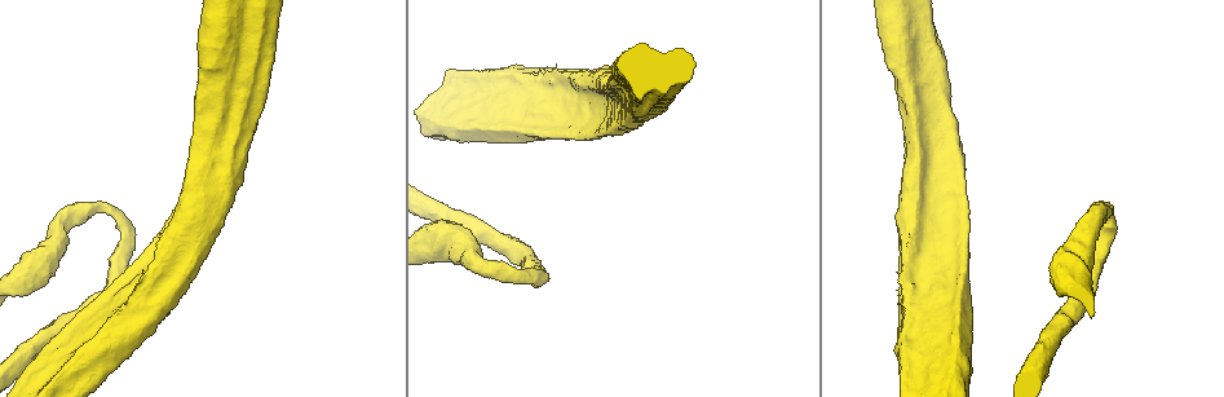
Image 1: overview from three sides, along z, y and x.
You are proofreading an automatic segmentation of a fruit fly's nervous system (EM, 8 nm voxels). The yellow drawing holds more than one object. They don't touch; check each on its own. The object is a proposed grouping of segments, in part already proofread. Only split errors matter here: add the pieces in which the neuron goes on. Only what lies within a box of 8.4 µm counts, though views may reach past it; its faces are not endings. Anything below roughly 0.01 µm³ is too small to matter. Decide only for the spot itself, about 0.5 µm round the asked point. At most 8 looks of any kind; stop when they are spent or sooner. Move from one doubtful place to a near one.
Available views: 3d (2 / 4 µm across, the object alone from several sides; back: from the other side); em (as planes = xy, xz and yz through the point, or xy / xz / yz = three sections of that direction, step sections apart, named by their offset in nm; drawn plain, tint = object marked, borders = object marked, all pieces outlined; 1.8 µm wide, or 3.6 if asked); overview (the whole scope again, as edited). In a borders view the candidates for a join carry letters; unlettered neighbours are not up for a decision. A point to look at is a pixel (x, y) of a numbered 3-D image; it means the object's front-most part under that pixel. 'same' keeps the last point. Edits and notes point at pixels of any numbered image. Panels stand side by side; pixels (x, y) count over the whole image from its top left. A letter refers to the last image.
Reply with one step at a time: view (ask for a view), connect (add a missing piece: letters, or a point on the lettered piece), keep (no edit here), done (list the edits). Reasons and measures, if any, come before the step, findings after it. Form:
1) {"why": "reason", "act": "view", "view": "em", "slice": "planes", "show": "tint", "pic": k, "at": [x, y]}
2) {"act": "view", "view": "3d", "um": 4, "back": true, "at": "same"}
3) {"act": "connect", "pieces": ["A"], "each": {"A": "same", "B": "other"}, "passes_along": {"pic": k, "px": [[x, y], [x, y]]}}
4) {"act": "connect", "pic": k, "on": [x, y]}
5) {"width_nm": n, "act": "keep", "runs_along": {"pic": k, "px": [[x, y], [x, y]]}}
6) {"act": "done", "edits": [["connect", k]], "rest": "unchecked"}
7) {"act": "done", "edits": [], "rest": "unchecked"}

{"act": "view", "view": "em", "um": 3.6, "slice": "xy", "step": 8, "show": "tint", "pic": 1, "at": [249, 14]}

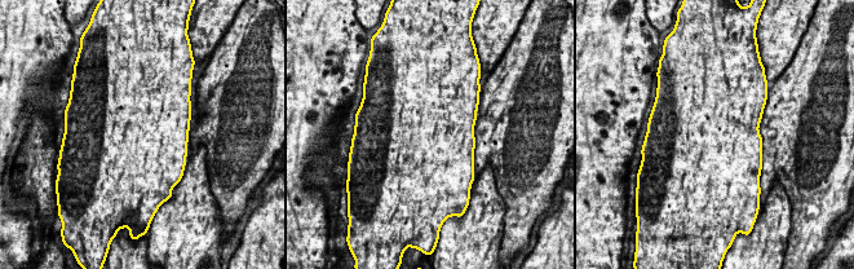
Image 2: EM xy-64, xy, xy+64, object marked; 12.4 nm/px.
{"act": "view", "view": "em", "um": 3.6, "slice": "yz", "step": 4, "show": "borders", "at": "same"}

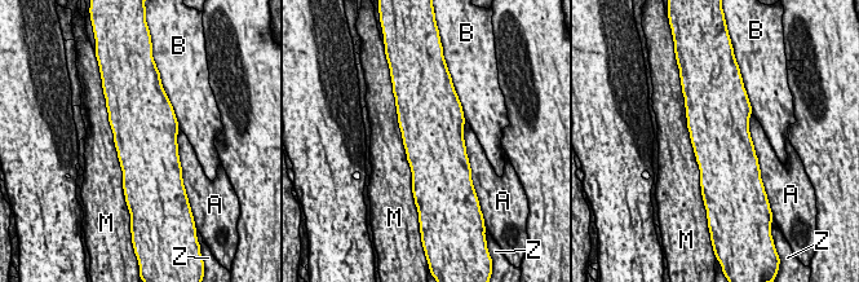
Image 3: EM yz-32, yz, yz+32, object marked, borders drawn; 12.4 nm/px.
{"act": "keep", "each": {"A": "other", "B": "other", "M": "other", "Z": "other"}, "border": {"pic": 3, "px": [[106, 108], [123, 181]]}, "found": "no lettered piece goes on from it"}

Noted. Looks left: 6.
{"why": "an open end", "act": "view", "view": "em", "um": 3.6, "slice": "planes", "show": "tint", "pic": 1, "at": [962, 160]}

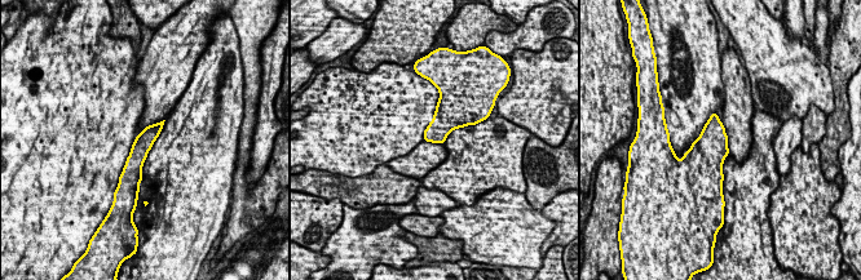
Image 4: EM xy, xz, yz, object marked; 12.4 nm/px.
{"why": "what lies round it", "act": "view", "view": "em", "um": 3.6, "slice": "planes", "show": "borders", "at": "same"}

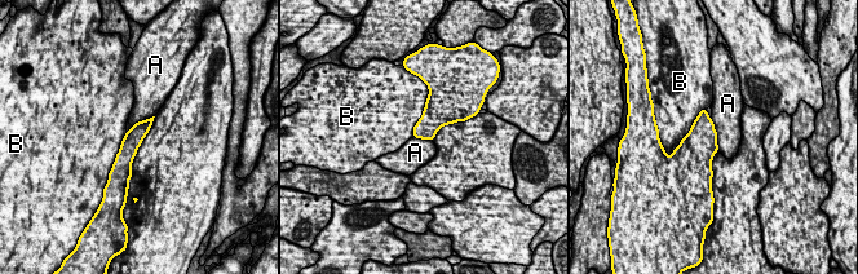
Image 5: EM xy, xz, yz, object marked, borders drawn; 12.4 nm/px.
{"act": "keep", "each": {"A": "other", "B": "other"}, "border": {"pic": 5, "px": [[154, 115], [138, 120], [127, 132]]}, "found": "no lettered piece goes on from it"}

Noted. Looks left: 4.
{"why": "branch stops here", "act": "view", "view": "3d", "um": 4, "pic": 1, "at": [967, 293]}

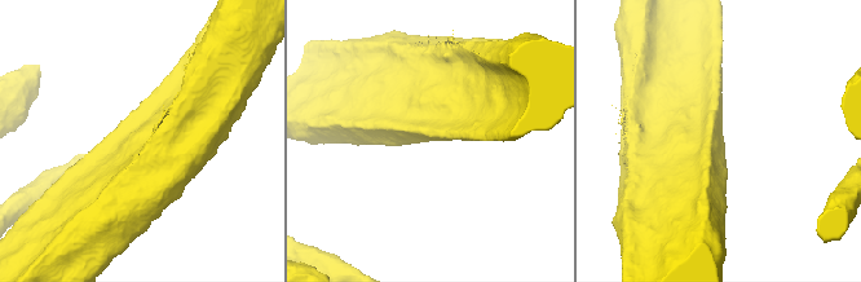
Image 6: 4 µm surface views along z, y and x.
{"act": "view", "view": "em", "um": 3.6, "slice": "planes", "show": "borders", "pic": 6, "at": [431, 139]}

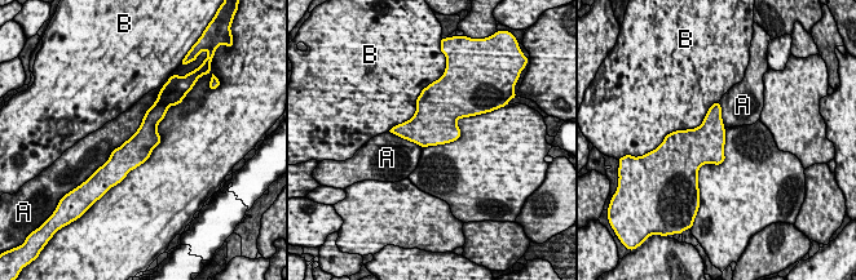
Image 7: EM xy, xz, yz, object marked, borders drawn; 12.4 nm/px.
{"act": "keep", "each": {"A": "other", "B": "other"}, "runs_along": {"pic": 7, "px": [[162, 111], [114, 165]]}, "found": "none of them fits"}

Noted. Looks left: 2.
{"act": "view", "view": "em", "um": 3.6, "slice": "xz", "step": 16, "show": "tint", "pic": 1, "at": [961, 374]}

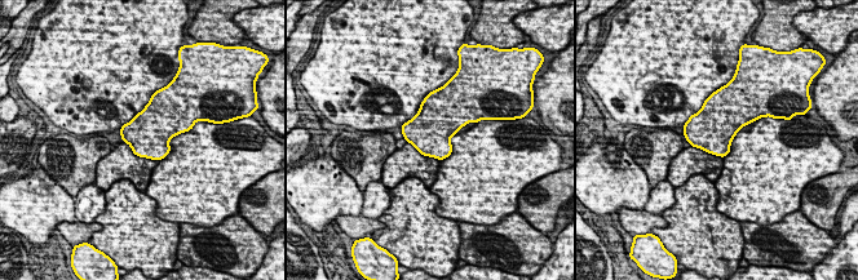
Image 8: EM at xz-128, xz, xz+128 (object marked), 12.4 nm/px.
{"why": "cut it another way", "act": "view", "view": "em", "um": 3.6, "slice": "planes", "show": "borders", "at": "same"}

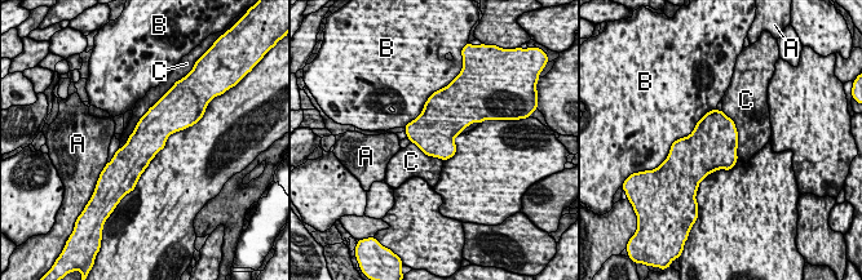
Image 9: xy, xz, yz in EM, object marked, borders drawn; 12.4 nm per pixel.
{"act": "keep", "each": {"A": "other", "B": "other", "C": "other"}, "border": {"pic": 9, "px": [[158, 101], [140, 119], [119, 149]]}, "found": "none of them fits"}

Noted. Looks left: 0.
{"act": "done", "edits": [], "rest": "unchecked"}

